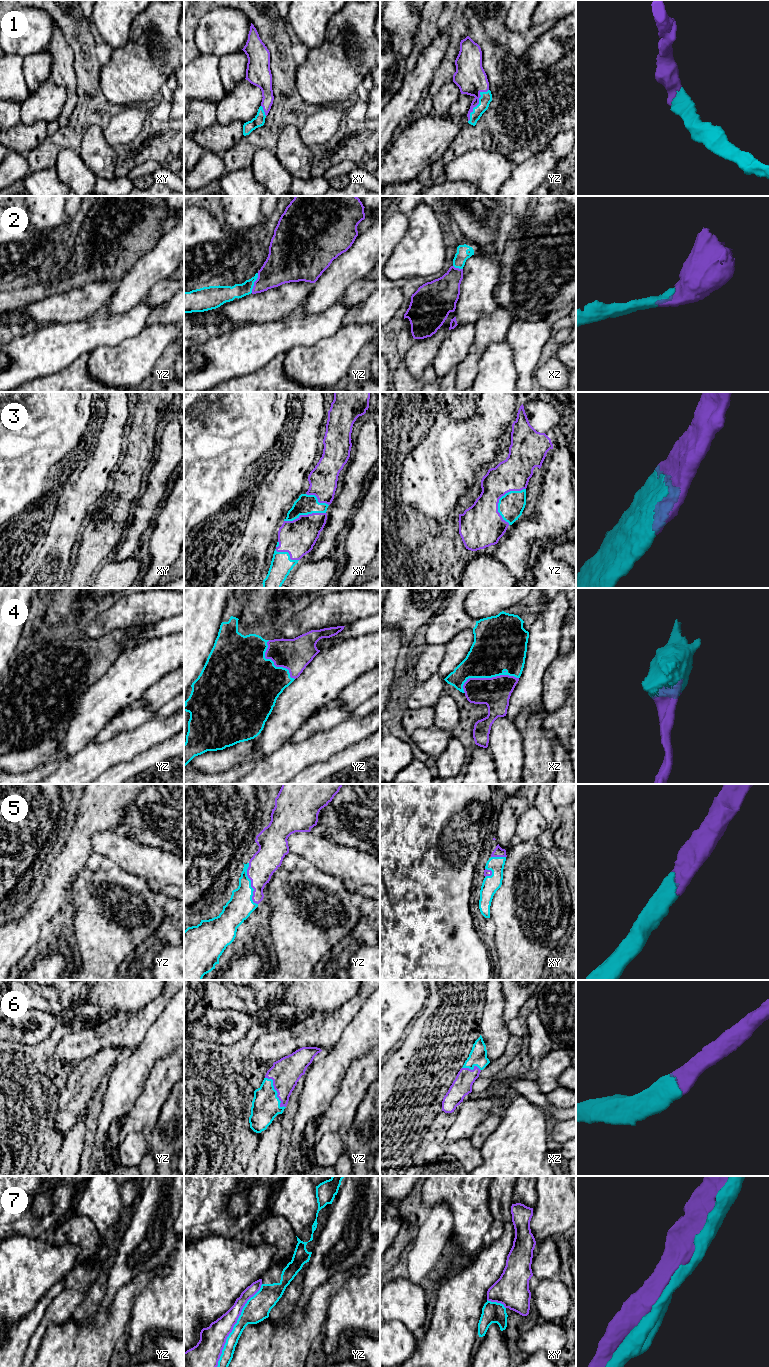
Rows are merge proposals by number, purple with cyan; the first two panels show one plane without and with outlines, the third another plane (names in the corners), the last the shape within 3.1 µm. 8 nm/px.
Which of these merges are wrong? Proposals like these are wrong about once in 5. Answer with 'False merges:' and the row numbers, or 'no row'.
False merges: no row

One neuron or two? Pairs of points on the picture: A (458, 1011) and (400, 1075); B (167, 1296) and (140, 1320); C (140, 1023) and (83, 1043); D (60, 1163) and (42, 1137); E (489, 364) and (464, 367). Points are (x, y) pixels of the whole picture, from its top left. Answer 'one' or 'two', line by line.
A: one
B: one
C: one
D: two
E: two

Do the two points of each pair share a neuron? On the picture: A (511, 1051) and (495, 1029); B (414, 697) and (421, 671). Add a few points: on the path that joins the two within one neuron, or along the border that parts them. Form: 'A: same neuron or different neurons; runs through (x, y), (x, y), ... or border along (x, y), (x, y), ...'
A: different neurons; border along (510, 1035), (503, 1053)
B: different neurons; border along (436, 672), (417, 683)

